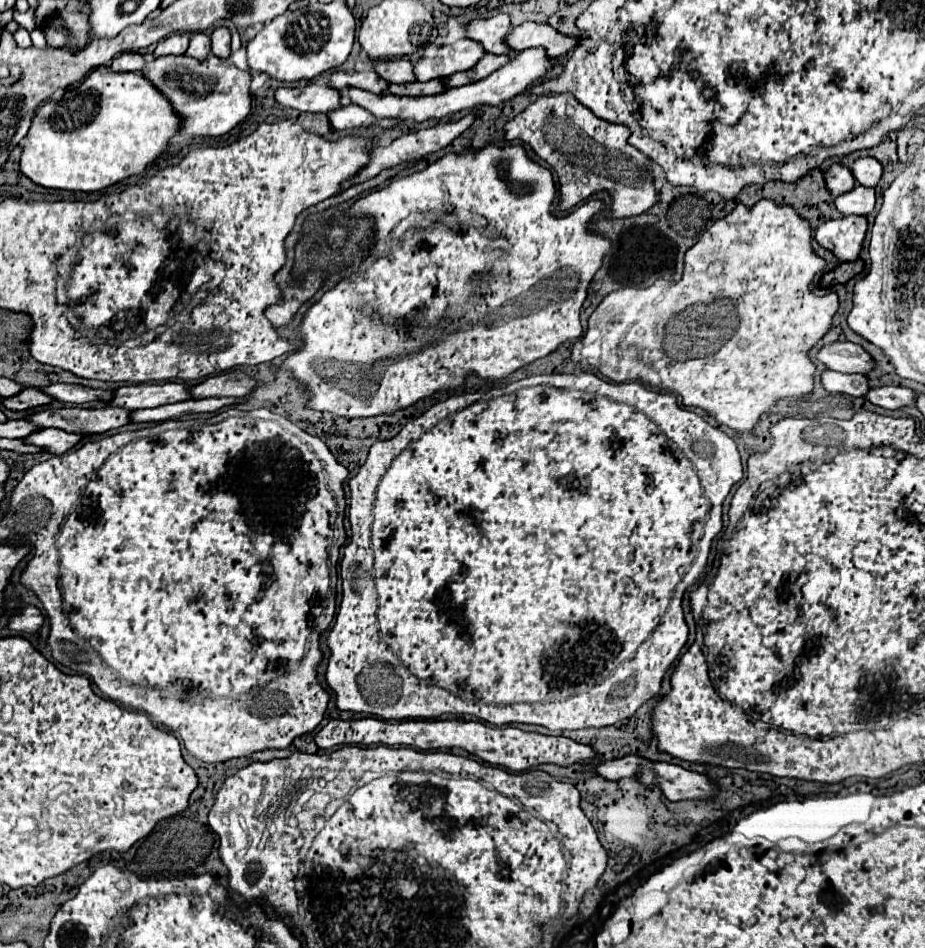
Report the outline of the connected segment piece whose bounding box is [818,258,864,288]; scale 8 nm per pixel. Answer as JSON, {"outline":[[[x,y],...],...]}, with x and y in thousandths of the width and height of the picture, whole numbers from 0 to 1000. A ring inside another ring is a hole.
{"outline":[[[928,272],[923,276],[910,276],[906,278],[902,285],[893,287],[886,293],[886,304],[895,304],[895,302],[904,302],[904,300],[915,300],[919,293],[923,293],[925,289],[930,289],[934,285],[934,276]]]}

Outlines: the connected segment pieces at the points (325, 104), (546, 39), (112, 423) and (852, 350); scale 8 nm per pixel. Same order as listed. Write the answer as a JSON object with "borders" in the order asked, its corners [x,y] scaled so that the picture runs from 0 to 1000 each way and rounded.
{"borders":[[[[331,89],[324,93],[301,93],[296,105],[307,114],[320,114],[324,118],[357,118],[370,112],[370,103],[357,91]]],[[[566,23],[564,27],[554,30],[551,38],[547,38],[547,49],[554,53],[554,59],[562,57],[569,51],[588,51],[592,55],[592,61],[603,61],[616,55],[623,46],[625,40],[610,38],[597,27],[579,23]]],[[[128,428],[112,430],[50,430],[30,443],[45,451],[65,451],[82,458],[112,458],[141,445],[141,435]]],[[[902,361],[884,369],[882,380],[886,380],[895,390],[912,395],[936,395],[945,388],[943,376],[928,363],[921,361]]]]}

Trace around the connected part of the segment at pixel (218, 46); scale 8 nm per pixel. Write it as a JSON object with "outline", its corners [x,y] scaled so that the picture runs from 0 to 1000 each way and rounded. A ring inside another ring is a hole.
{"outline":[[[244,27],[234,30],[227,40],[229,40],[229,57],[236,61],[246,61],[249,59],[249,40],[251,40],[249,32]]]}

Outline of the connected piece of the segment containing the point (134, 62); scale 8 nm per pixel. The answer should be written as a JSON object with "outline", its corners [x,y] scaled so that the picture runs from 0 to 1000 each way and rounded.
{"outline":[[[147,55],[130,57],[119,65],[121,76],[151,76],[154,70],[156,70],[156,61]]]}

